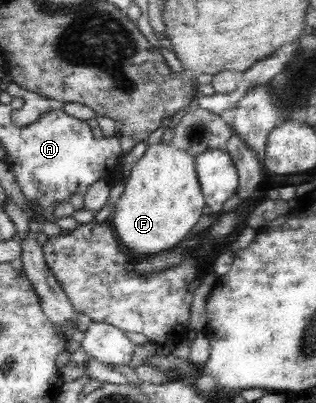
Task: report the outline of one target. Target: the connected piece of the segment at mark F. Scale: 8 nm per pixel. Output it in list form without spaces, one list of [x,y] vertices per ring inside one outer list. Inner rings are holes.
[[[159,141],[149,145],[140,160],[134,164],[125,182],[124,192],[114,208],[110,223],[114,227],[118,242],[126,244],[128,253],[134,256],[152,256],[152,254],[156,255],[156,252],[174,248],[184,238],[190,236],[188,232],[202,216],[205,202],[196,172],[195,156],[190,155],[186,150],[172,146],[170,142]]]

